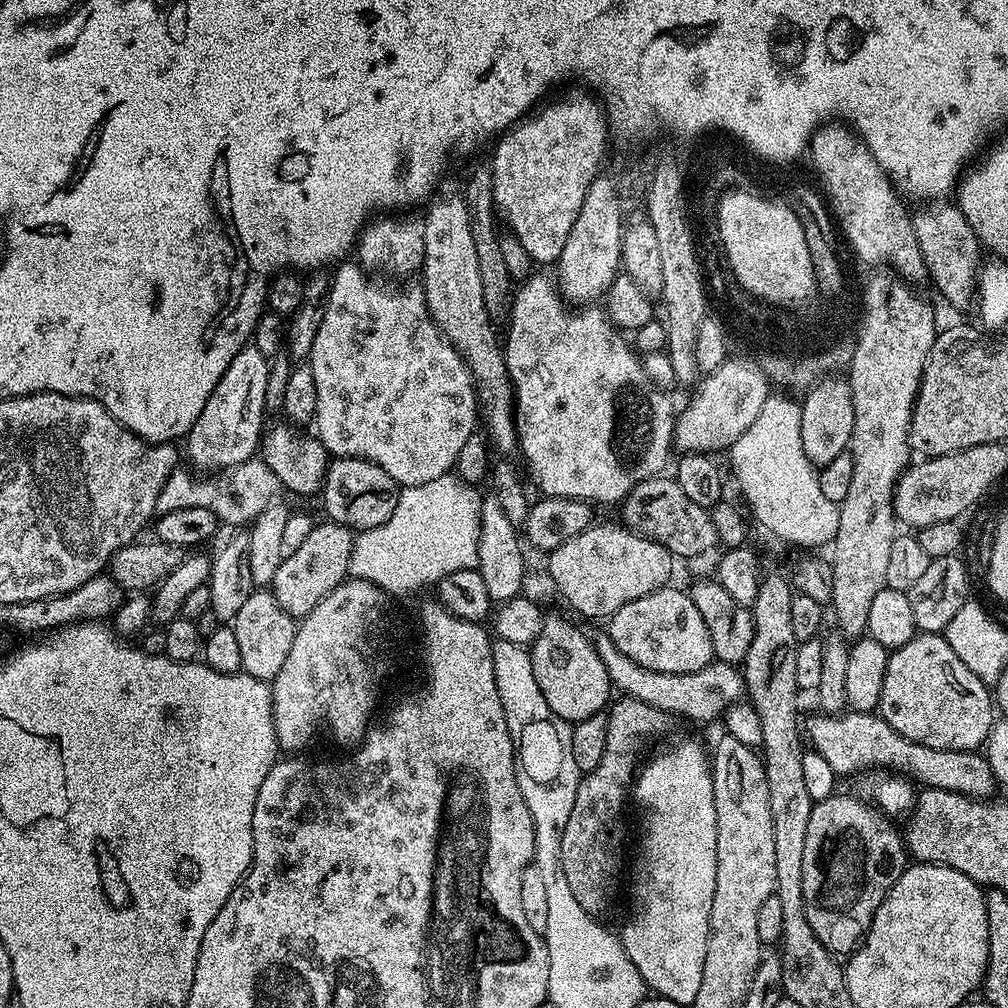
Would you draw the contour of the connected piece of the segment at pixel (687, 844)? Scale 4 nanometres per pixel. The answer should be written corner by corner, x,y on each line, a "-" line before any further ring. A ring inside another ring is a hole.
680,740
677,744
668,744
661,750
657,756
652,756
648,761
645,759
639,765
638,771
633,779
630,789
630,800
640,811
640,845
636,848
636,861
632,864
632,885
629,886
628,892
632,895
632,909
628,912
628,921
624,924
624,929
619,929
620,945
626,950
626,954
630,958
630,962
634,962
634,966
638,970
638,974
642,974
645,985
655,995
665,996
670,1002
678,1002
681,1006
690,1006
694,1002
694,998
698,998
698,989
702,987
702,966
706,966
706,946
708,945
708,935
710,934
710,906
714,906
714,878
716,877
716,867
718,866
718,826
716,825
716,811
714,810
714,782
712,781
712,766
710,763
709,753
704,753
704,748
696,740

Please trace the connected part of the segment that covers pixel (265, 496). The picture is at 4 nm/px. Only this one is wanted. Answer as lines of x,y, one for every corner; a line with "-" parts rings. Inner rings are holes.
259,458
211,474
193,475
183,470
172,472
166,486
162,486
162,494
158,494
157,509
202,507
203,504
271,504
282,492
278,474
274,474
274,470
270,470
270,466

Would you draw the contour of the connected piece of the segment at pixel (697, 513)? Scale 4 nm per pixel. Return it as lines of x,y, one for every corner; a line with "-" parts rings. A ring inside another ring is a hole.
668,474
650,476
640,484
635,484
632,491
623,497
619,505
624,527
631,528
640,536
658,542
673,557
700,556
712,547
717,547
718,541
712,513
707,508
698,506
678,486
675,478

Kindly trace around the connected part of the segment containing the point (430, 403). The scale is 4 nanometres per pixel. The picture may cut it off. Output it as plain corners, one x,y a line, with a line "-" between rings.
341,263
337,272
331,273
326,314
310,357
312,371
320,381
315,435
333,457
356,456
374,462
403,487
434,482
434,478
447,476
455,469
466,438
477,431
478,401
472,372
432,321
419,283
404,282
401,288
395,288
395,283
373,278
359,263
348,263

